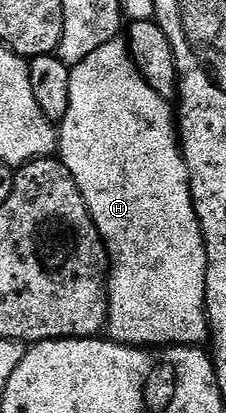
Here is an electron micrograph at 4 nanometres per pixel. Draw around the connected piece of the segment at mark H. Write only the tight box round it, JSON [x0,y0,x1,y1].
[58,36,210,347]

